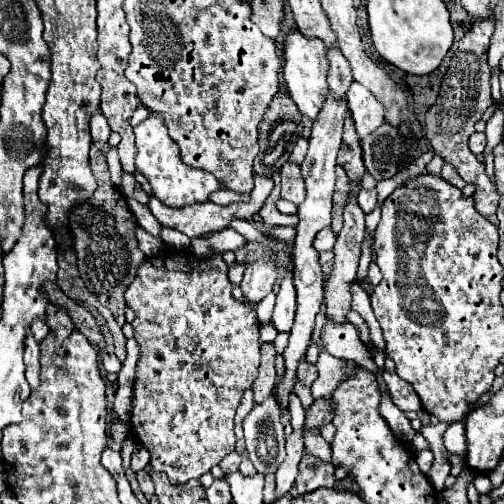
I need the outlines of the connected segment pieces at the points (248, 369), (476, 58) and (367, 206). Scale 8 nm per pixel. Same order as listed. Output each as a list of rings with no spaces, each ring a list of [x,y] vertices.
[[[164,251],[162,255],[148,257],[142,261],[142,265],[136,271],[136,279],[130,283],[130,287],[124,291],[126,305],[134,311],[134,339],[140,347],[140,359],[136,363],[136,377],[134,377],[134,395],[132,395],[132,417],[130,427],[136,443],[144,445],[150,451],[150,469],[158,473],[166,473],[172,485],[184,485],[190,479],[200,479],[204,473],[208,473],[214,465],[224,459],[236,443],[234,437],[234,415],[242,401],[242,393],[252,387],[252,383],[258,377],[258,365],[260,365],[260,335],[258,335],[258,321],[256,311],[248,305],[238,303],[232,297],[232,285],[228,281],[228,265],[222,261],[222,253],[214,253],[212,257],[196,257],[190,251]]]
[[[490,17],[490,23],[478,23],[478,27],[472,25],[472,29],[462,37],[462,43],[458,45],[458,49],[450,61],[450,67],[444,75],[436,103],[426,111],[426,137],[430,141],[434,153],[440,155],[446,163],[450,163],[466,183],[474,185],[472,197],[474,197],[476,211],[486,219],[496,215],[500,195],[498,195],[494,183],[488,179],[484,163],[478,161],[478,157],[470,151],[468,139],[474,133],[476,121],[480,121],[482,113],[492,105],[490,67],[486,63],[486,51],[488,51],[492,33],[494,33],[492,17]]]
[[[362,189],[358,193],[358,205],[364,213],[372,213],[374,207],[376,207],[376,189]]]

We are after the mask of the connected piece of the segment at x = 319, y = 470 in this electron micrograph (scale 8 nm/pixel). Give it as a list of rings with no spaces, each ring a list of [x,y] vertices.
[[[304,451],[302,461],[300,461],[300,473],[290,489],[292,497],[316,491],[320,487],[330,487],[334,485],[334,471],[336,465],[332,461],[322,461],[314,455],[310,455],[308,451]]]

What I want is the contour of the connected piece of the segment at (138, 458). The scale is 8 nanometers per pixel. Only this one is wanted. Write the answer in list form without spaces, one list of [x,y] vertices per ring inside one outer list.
[[[138,447],[132,455],[132,461],[130,461],[130,467],[134,473],[138,473],[140,469],[146,469],[148,467],[148,451],[144,447]]]

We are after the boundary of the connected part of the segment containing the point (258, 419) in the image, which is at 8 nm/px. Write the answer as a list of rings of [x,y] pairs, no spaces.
[[[270,395],[262,405],[254,407],[244,419],[244,439],[252,465],[262,475],[276,473],[278,465],[284,461],[284,425],[280,421],[282,409],[278,407],[274,395]]]

